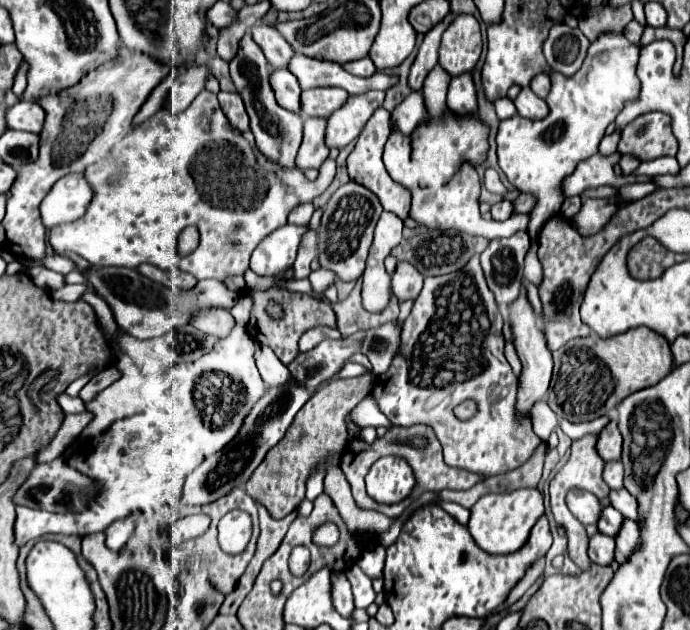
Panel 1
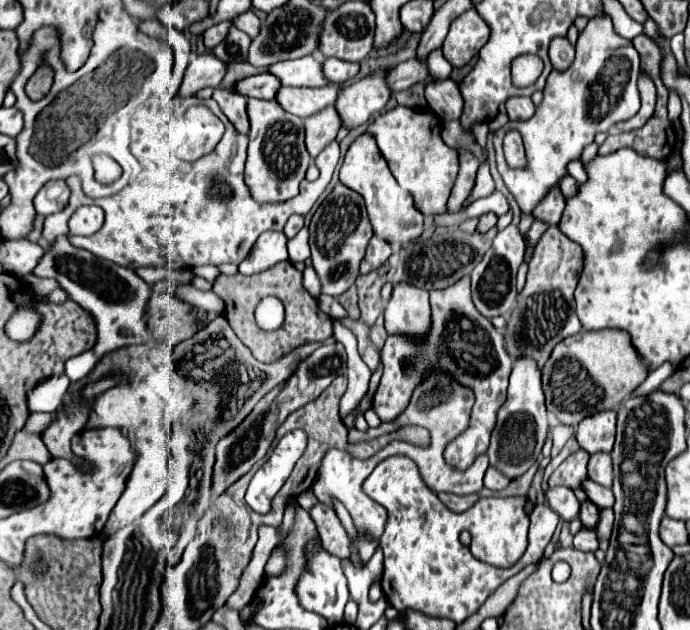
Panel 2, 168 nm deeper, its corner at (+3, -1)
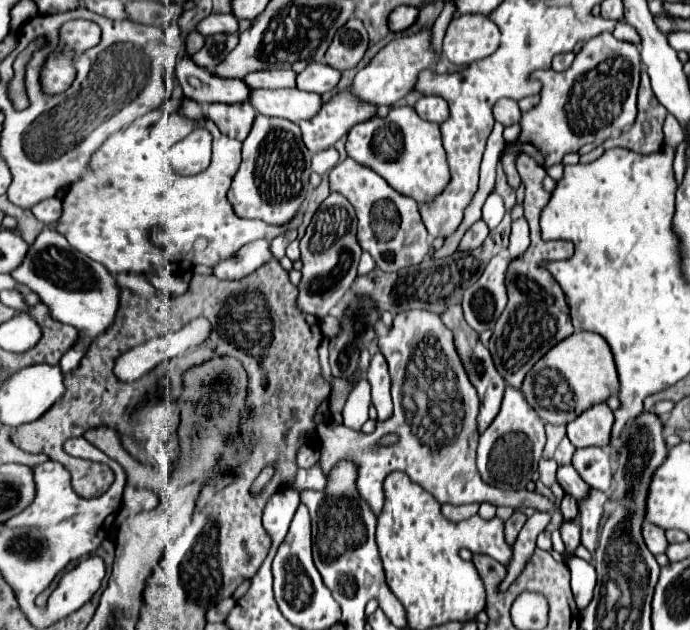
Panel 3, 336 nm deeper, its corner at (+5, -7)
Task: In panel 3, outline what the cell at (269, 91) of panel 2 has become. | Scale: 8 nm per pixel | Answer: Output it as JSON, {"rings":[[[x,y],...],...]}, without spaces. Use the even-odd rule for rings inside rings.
{"rings":[[[181,58],[177,62],[175,74],[183,88],[183,96],[195,102],[241,104],[251,96],[251,88],[245,80],[223,80],[211,76],[209,70],[195,66],[191,58]]]}

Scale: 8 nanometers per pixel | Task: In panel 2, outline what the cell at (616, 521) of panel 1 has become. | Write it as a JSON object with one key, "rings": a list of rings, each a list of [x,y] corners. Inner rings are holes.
{"rings":[[[589,500],[581,502],[581,516],[579,516],[581,524],[583,524],[585,528],[595,528],[597,518],[599,518],[599,508],[597,508],[593,502],[589,502]]]}

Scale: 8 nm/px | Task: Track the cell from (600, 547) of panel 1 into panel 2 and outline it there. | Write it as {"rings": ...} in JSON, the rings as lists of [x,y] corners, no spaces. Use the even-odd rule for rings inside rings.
{"rings":[[[581,528],[581,530],[579,530],[575,536],[573,536],[573,546],[575,546],[577,550],[583,550],[583,552],[595,552],[595,550],[599,548],[595,530]]]}

